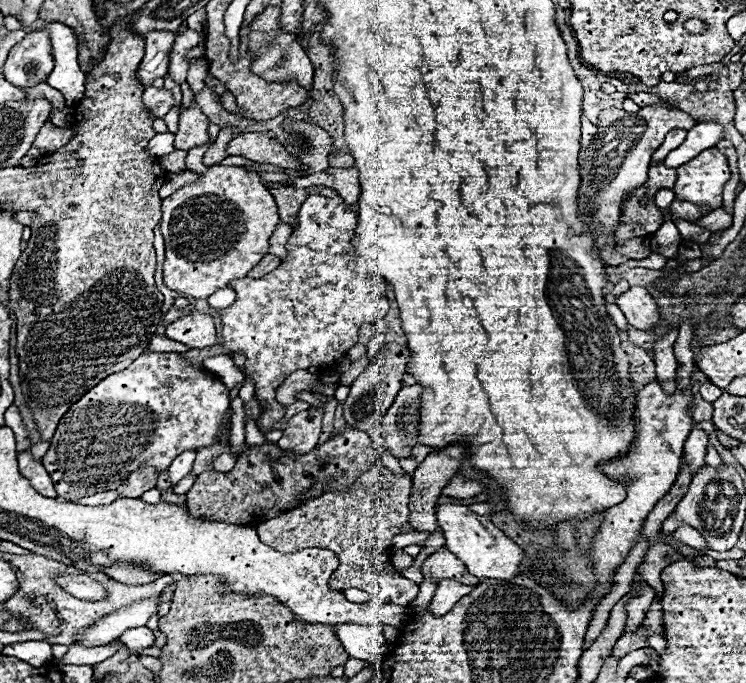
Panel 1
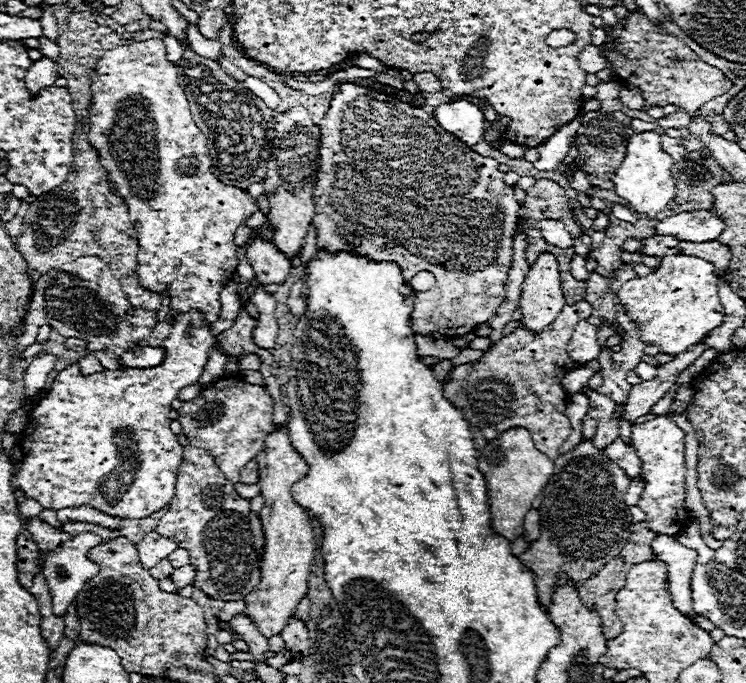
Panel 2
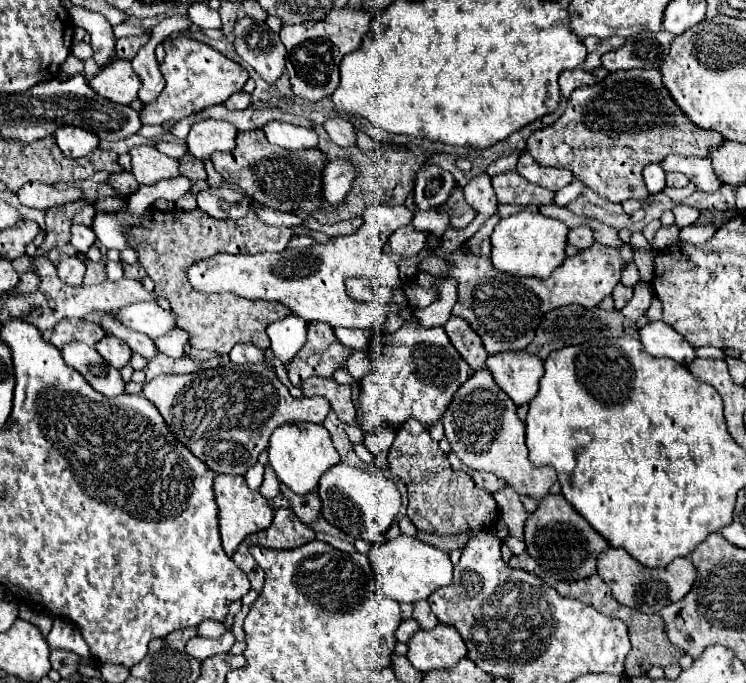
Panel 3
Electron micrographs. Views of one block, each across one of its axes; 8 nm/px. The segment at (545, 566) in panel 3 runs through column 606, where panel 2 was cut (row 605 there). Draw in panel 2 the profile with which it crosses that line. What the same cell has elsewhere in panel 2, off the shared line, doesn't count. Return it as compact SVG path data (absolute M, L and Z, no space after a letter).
M590 440L580 442L570 452L554 460L554 476L542 492L542 504L538 508L542 518L542 534L530 548L520 554L520 562L528 566L536 576L538 600L548 610L552 600L552 586L558 572L566 572L576 586L586 578L602 570L602 566L620 552L628 530L632 526L628 506L624 504L630 478Z

